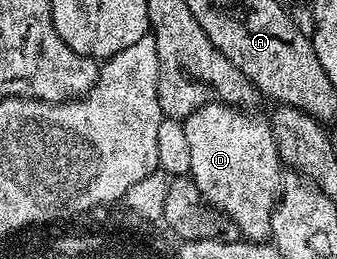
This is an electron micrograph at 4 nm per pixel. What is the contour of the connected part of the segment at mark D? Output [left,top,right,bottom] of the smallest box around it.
[183,102,285,242]

